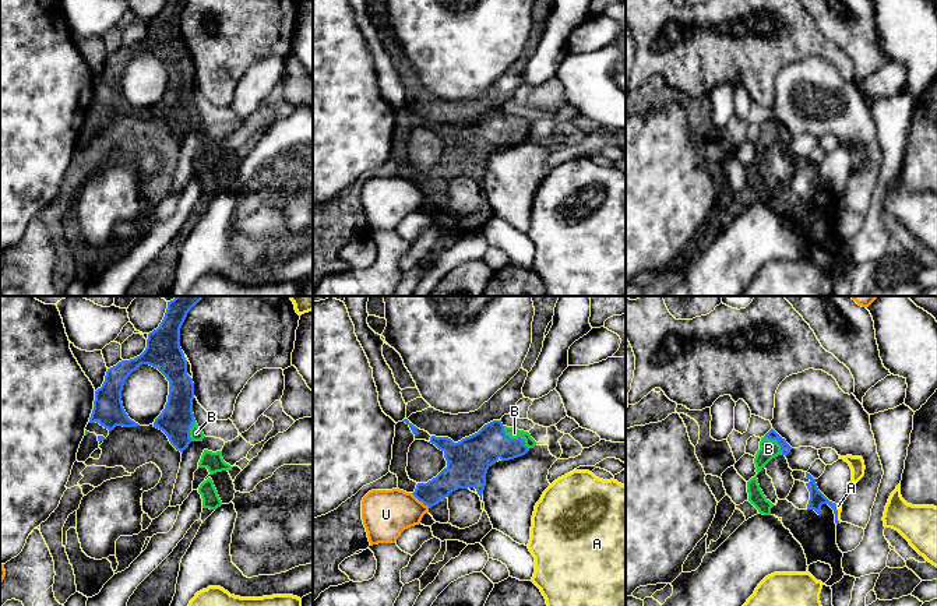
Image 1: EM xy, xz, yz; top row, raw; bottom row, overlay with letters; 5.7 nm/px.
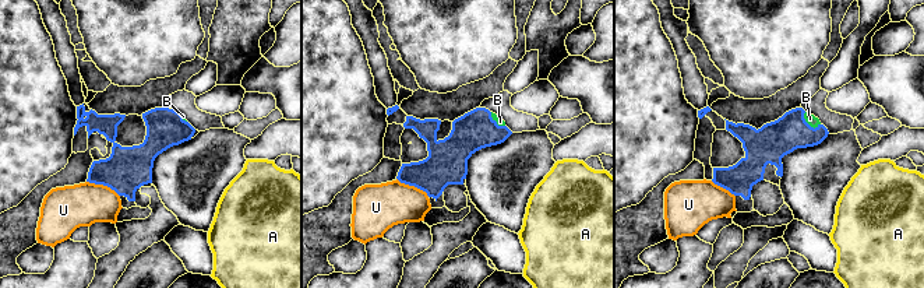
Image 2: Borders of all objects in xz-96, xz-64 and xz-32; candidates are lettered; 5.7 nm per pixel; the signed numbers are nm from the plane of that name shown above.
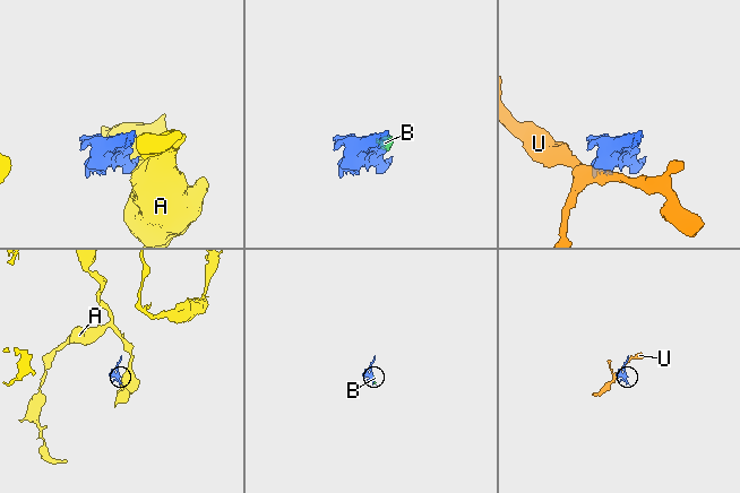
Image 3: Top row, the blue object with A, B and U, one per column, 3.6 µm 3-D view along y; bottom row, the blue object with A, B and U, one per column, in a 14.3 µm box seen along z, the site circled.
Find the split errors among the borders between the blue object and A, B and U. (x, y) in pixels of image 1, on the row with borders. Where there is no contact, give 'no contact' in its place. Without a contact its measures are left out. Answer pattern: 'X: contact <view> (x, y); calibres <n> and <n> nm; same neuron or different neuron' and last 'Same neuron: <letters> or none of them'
A: contact yz (837, 514); calibres 90 and 30 nm; different neuron
B: contact xz (515, 439); calibres 220 and 70 nm; same neuron
U: contact xz (421, 500); calibres 150 and 280 nm; different neuron
Same neuron: B

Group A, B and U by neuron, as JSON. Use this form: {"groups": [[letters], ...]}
{"groups": [["A"], ["B"], ["U"]]}

